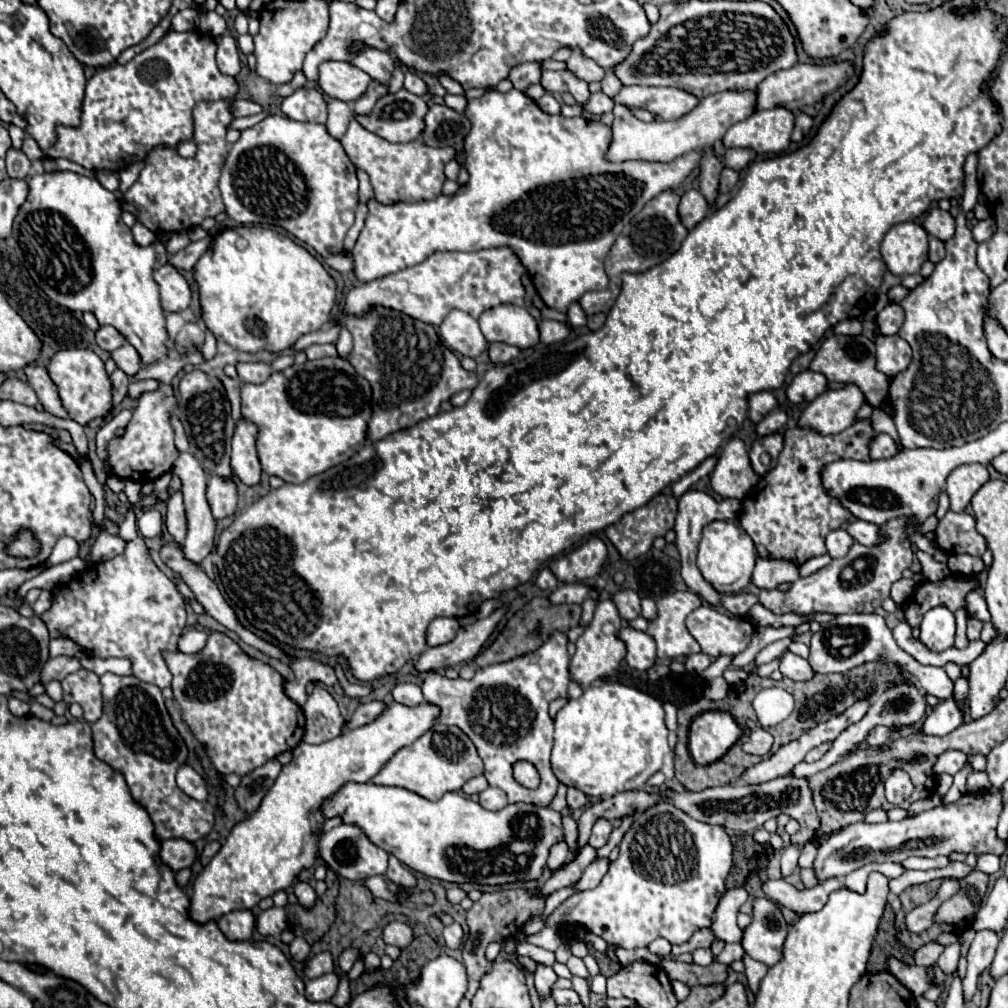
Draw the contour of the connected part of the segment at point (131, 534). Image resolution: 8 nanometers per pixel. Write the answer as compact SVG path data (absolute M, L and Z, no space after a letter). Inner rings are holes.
M131 512L121 524L121 538L127 540L123 554L93 564L53 596L53 606L41 618L51 638L69 636L97 658L127 658L133 662L133 676L159 688L171 686L171 672L163 652L175 652L185 628L185 600L147 554L137 534L136 516Z

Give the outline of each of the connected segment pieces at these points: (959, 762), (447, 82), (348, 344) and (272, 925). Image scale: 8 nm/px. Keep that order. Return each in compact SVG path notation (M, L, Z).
M951 750L951 752L945 752L939 756L937 764L933 766L933 772L943 772L943 774L955 774L959 770L963 770L967 764L967 756L959 750Z
M441 74L441 76L439 76L439 82L441 82L441 86L443 86L443 88L445 88L449 94L463 94L461 84L459 84L459 82L455 82L451 76Z
M341 326L339 340L337 340L335 346L337 346L337 352L339 352L341 358L347 358L347 354L351 352L351 348L353 348L353 340L351 340L351 334L349 334L349 330L347 330L345 326Z
M269 908L257 916L257 930L261 936L279 936L287 928L287 918L283 908Z

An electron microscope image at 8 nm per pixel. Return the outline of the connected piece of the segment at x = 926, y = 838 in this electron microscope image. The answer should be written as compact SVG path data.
M995 790L963 794L957 802L945 808L933 808L915 816L909 816L901 822L881 822L867 824L855 822L835 834L831 834L817 850L813 872L819 884L829 878L845 880L845 876L857 868L863 868L869 862L903 862L909 856L927 856L935 858L949 852L975 852L975 854L1003 854L1007 842L999 840L995 834L997 818L1001 814L1001 798Z

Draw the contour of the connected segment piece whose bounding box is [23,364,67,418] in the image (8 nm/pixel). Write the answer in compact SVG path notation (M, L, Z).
M27 364L23 370L25 370L29 386L35 390L35 394L37 394L39 402L43 404L45 412L49 412L53 416L59 416L59 418L67 418L67 412L61 406L57 388L55 388L53 380L49 378L47 370L43 366L37 366L37 364Z

